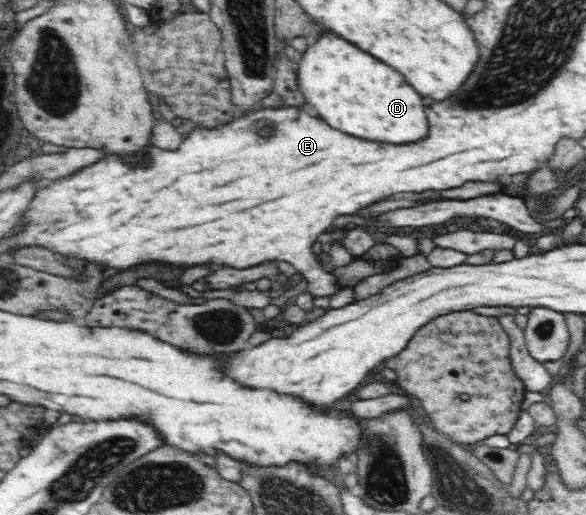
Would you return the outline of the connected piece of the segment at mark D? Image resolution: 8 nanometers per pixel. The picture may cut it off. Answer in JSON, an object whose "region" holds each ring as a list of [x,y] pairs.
{"region":[[[330,30],[319,35],[316,42],[308,46],[296,59],[296,80],[304,98],[314,106],[317,115],[329,126],[348,135],[380,143],[408,144],[418,142],[428,134],[428,119],[421,94],[394,68],[380,64],[375,56],[364,52],[355,44],[333,34]]]}

